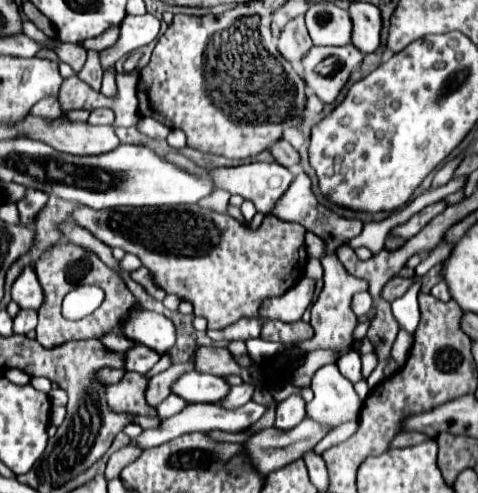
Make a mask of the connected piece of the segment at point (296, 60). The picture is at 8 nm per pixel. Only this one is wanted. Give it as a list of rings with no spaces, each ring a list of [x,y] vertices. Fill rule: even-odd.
[[[303,16],[291,20],[291,22],[283,28],[283,32],[281,32],[281,36],[279,36],[278,50],[281,52],[281,56],[283,56],[287,62],[291,62],[295,68],[301,66],[301,60],[303,60],[303,56],[309,52],[311,46],[313,46],[313,42],[311,42],[311,38],[309,38],[309,34],[307,34]]]

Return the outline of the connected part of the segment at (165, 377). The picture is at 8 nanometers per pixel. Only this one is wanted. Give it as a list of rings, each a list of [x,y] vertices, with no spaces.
[[[193,362],[173,364],[169,370],[153,376],[153,378],[149,380],[149,388],[147,388],[147,402],[149,402],[151,406],[157,406],[159,402],[163,402],[163,400],[171,394],[169,386],[173,386],[173,382],[175,382],[177,378],[181,378],[181,374],[185,374],[185,372],[189,372],[189,370],[195,370],[195,364],[193,364]]]

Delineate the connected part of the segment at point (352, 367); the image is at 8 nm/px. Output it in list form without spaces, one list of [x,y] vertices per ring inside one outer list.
[[[349,350],[345,356],[341,356],[337,360],[337,366],[339,366],[339,372],[349,378],[351,382],[359,382],[361,380],[361,358],[355,350]]]

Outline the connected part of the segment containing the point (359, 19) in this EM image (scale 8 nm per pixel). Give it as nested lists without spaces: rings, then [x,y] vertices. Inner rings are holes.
[[[353,2],[349,14],[353,20],[353,46],[363,54],[375,52],[381,46],[381,10],[367,2]]]

